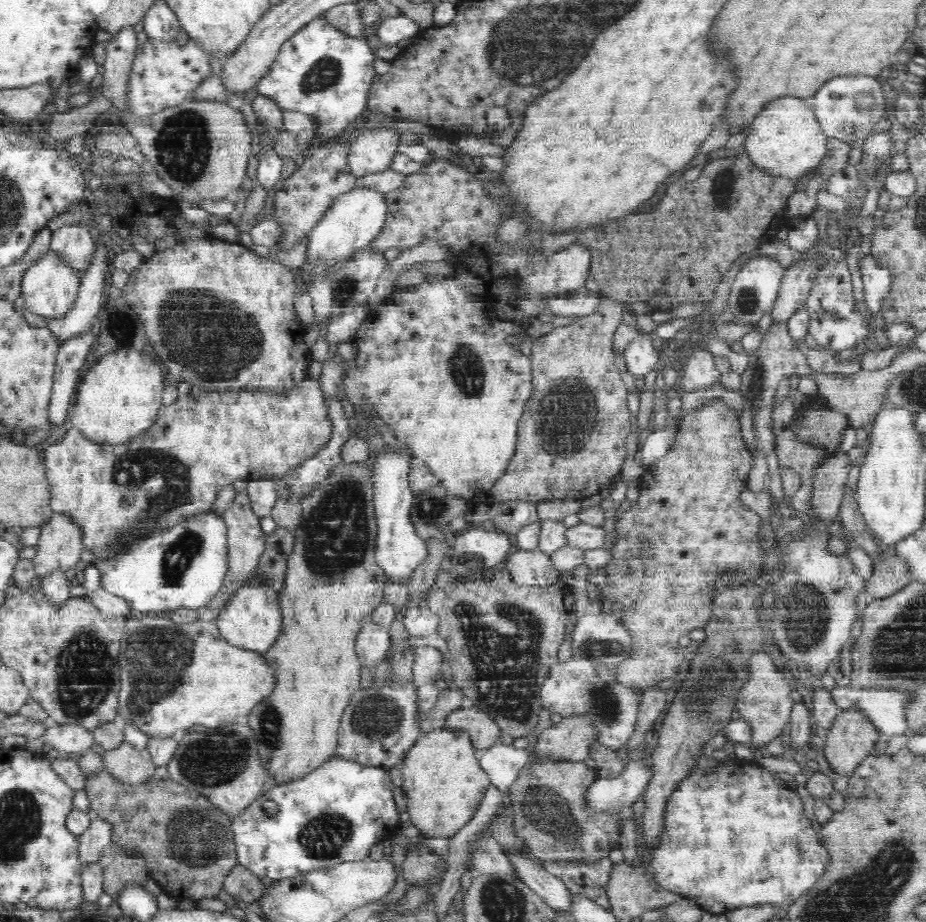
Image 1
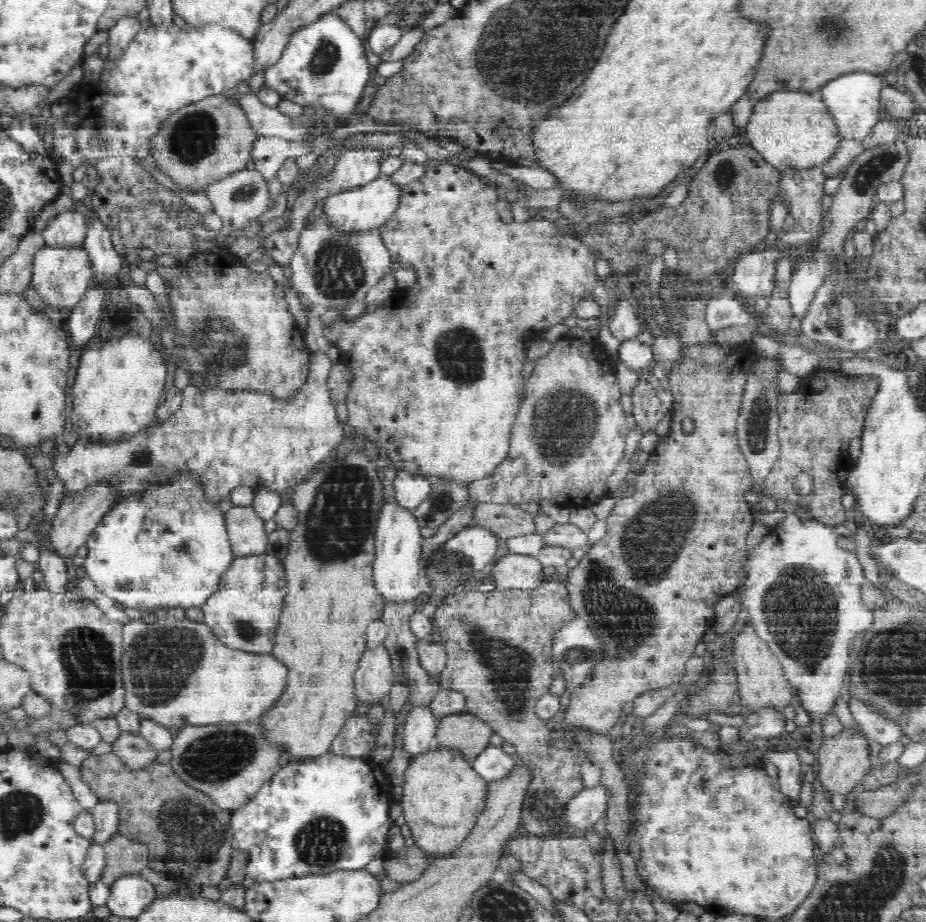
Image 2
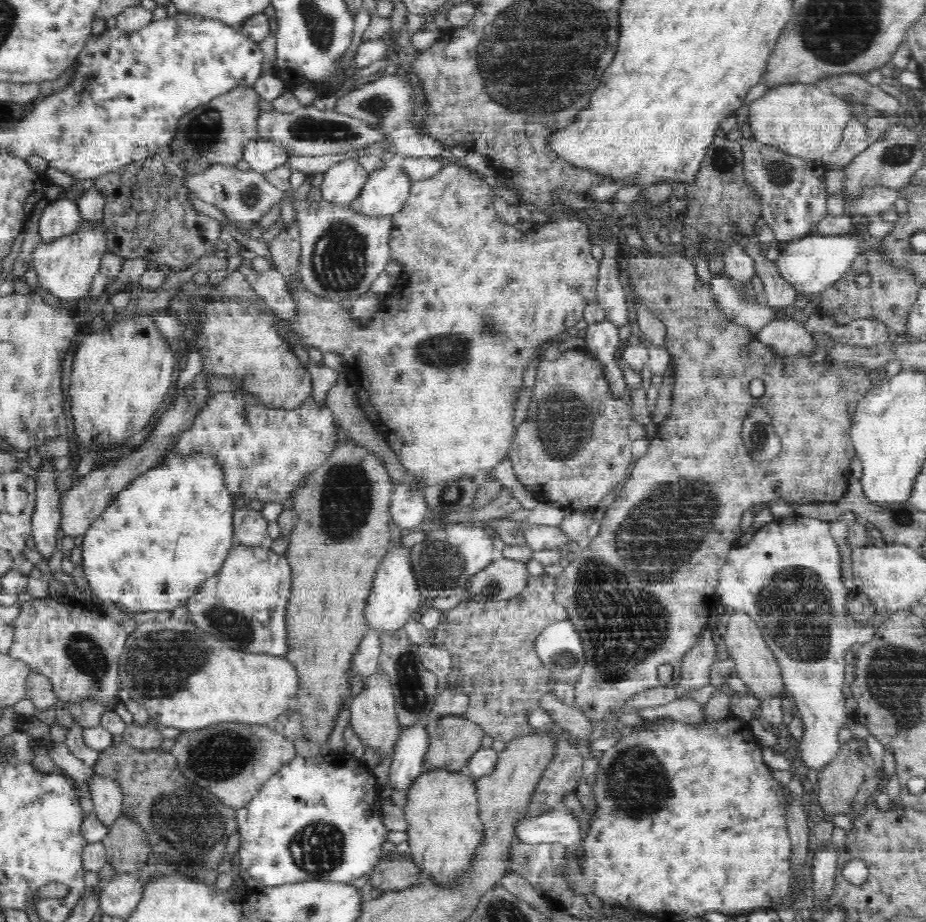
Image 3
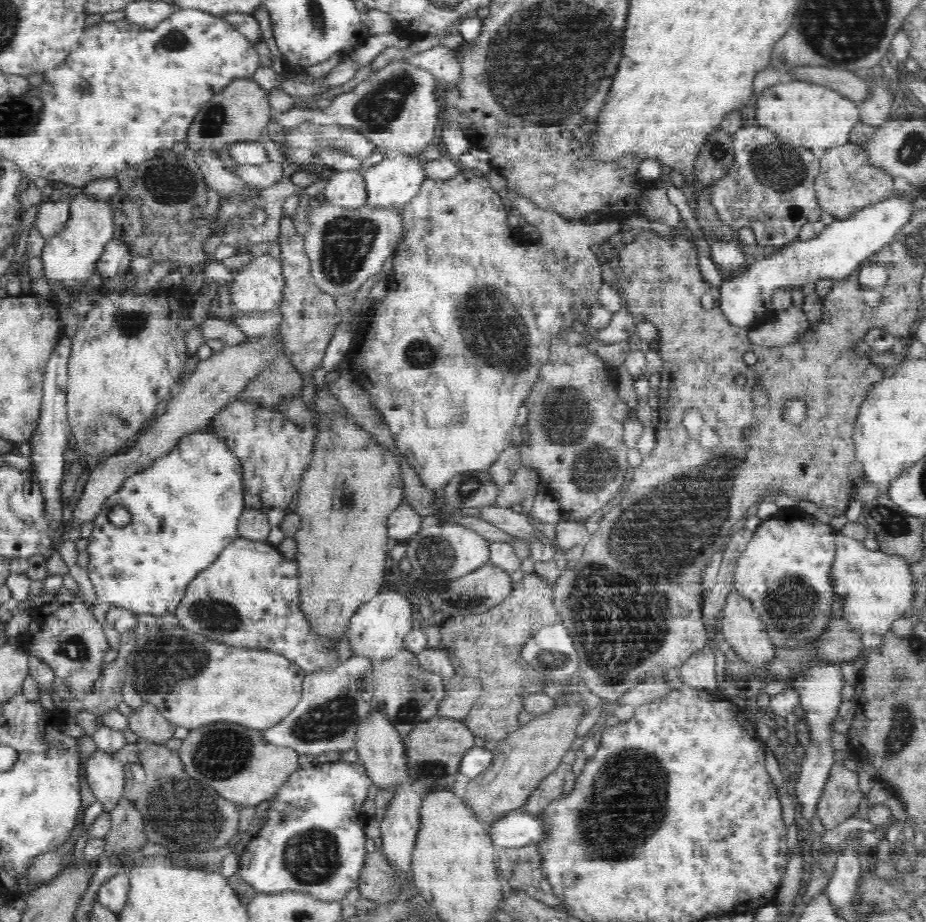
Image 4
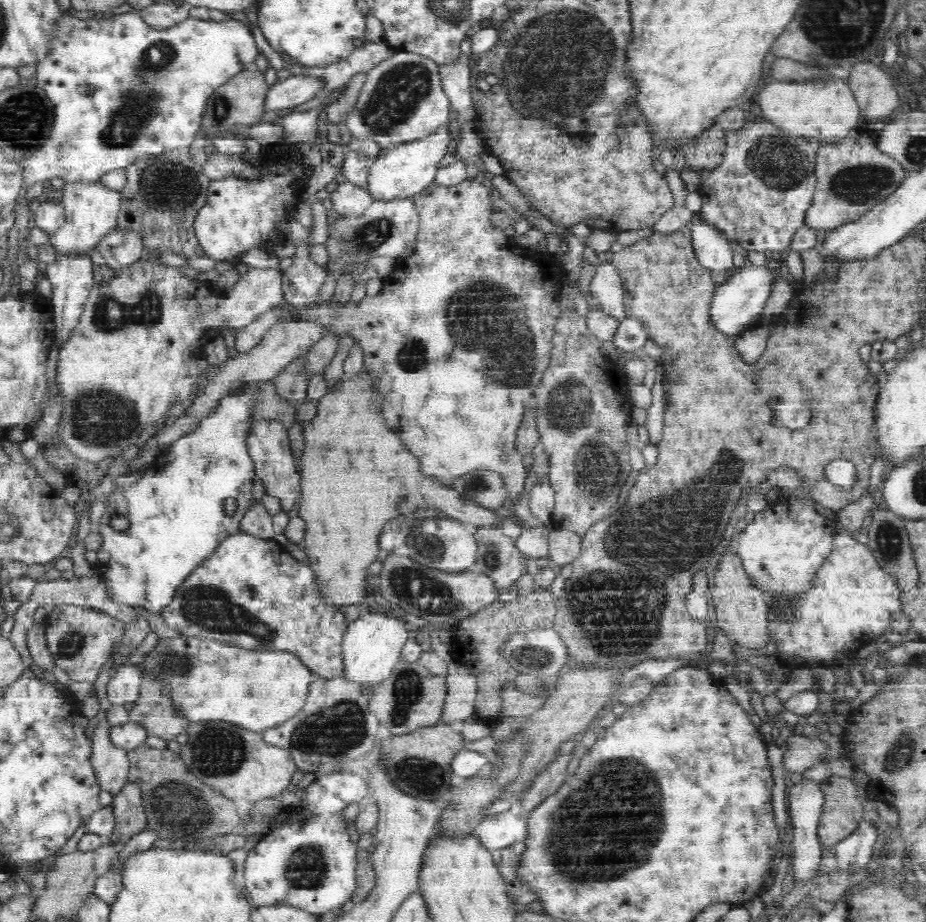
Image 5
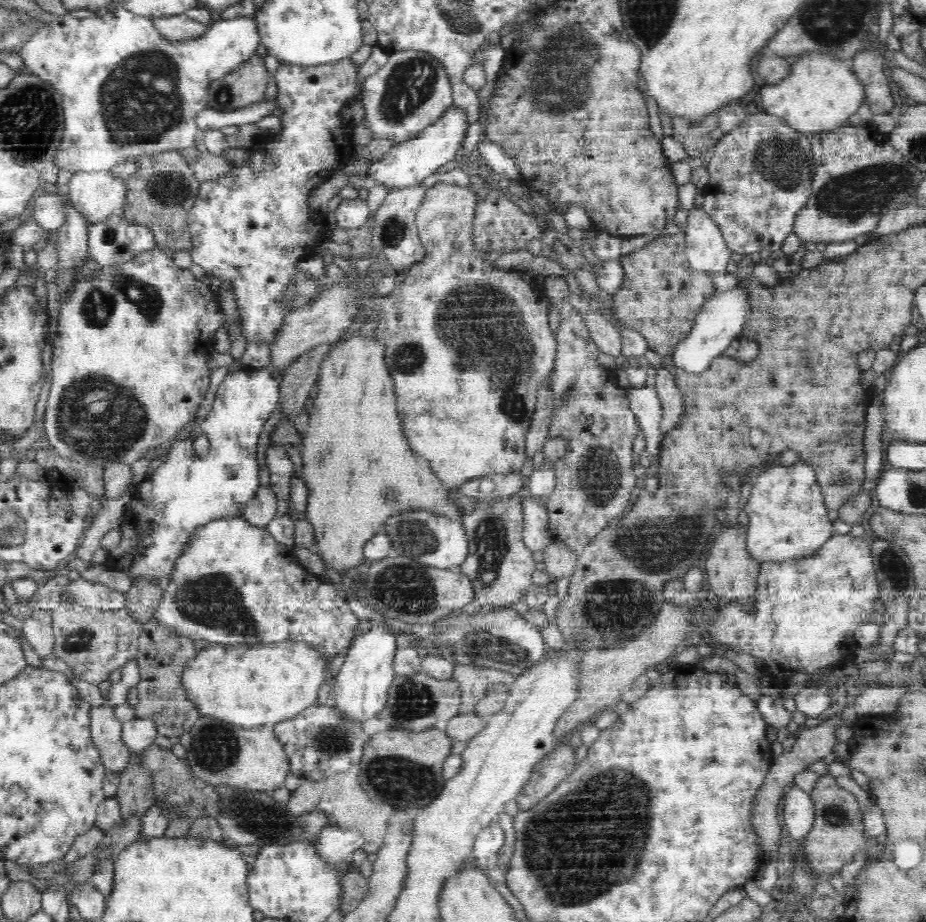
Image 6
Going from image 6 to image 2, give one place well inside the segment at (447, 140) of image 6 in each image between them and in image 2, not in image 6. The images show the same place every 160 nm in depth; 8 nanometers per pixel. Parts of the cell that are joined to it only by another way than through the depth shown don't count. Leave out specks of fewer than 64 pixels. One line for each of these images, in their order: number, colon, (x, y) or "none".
2: (364, 208)
3: (386, 191)
4: (393, 182)
5: (400, 172)

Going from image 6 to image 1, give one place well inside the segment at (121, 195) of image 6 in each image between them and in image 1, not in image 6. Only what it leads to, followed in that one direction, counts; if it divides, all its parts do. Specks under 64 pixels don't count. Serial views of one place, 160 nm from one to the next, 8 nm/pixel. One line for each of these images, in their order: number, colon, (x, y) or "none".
1: (49, 288)
2: (61, 276)
3: (65, 267)
4: (69, 258)
5: (91, 210)

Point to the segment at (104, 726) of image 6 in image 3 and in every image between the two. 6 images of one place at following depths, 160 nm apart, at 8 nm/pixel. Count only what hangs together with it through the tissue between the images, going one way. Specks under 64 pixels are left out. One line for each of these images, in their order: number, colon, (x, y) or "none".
3: (106, 795)
4: (105, 775)
5: (111, 765)

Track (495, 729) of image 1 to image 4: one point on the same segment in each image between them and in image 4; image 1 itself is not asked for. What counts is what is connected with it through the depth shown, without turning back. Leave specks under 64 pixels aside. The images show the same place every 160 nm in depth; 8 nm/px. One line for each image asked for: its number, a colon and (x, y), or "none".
2: (463, 731)
3: (453, 740)
4: (434, 749)

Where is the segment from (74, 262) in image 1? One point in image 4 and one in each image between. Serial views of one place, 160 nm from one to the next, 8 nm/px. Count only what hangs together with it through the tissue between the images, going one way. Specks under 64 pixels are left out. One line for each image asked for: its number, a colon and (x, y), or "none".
2: (68, 229)
3: (61, 218)
4: (52, 216)

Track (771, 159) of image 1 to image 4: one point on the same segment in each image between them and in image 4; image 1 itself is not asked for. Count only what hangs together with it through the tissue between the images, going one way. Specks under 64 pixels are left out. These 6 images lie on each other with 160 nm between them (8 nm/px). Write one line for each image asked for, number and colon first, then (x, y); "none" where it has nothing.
2: (791, 130)
3: (799, 119)
4: (800, 113)

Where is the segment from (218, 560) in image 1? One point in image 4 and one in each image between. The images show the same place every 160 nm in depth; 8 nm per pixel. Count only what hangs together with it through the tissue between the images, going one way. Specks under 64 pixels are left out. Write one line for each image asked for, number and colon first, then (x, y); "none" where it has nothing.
2: (170, 549)
3: (170, 530)
4: (185, 507)

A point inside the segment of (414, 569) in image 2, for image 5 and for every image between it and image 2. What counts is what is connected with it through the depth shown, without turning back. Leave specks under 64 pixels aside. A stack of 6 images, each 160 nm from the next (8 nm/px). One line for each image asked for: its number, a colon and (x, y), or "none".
3: (394, 599)
4: (377, 630)
5: (372, 645)

